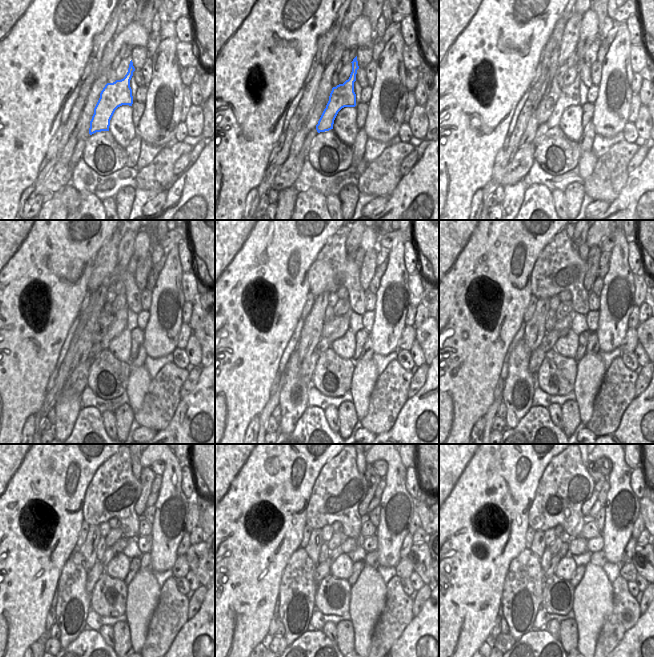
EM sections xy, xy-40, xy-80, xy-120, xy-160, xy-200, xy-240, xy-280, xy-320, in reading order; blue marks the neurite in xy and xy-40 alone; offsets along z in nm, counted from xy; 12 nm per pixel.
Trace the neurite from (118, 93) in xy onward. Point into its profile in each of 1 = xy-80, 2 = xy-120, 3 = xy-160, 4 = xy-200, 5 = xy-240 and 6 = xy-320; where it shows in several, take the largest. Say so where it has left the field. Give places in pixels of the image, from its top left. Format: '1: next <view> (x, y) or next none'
1: next xy-80 (570, 95)
2: next xy-120 (120, 321)
3: next xy-160 (344, 325)
4: next xy-200 (583, 249)
5: next xy-240 (136, 465)
6: next xy-320 (586, 464)

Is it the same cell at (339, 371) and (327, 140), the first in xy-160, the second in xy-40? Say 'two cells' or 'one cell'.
one cell

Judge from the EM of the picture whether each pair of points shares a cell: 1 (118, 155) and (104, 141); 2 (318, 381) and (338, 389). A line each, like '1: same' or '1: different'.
1: same
2: same

